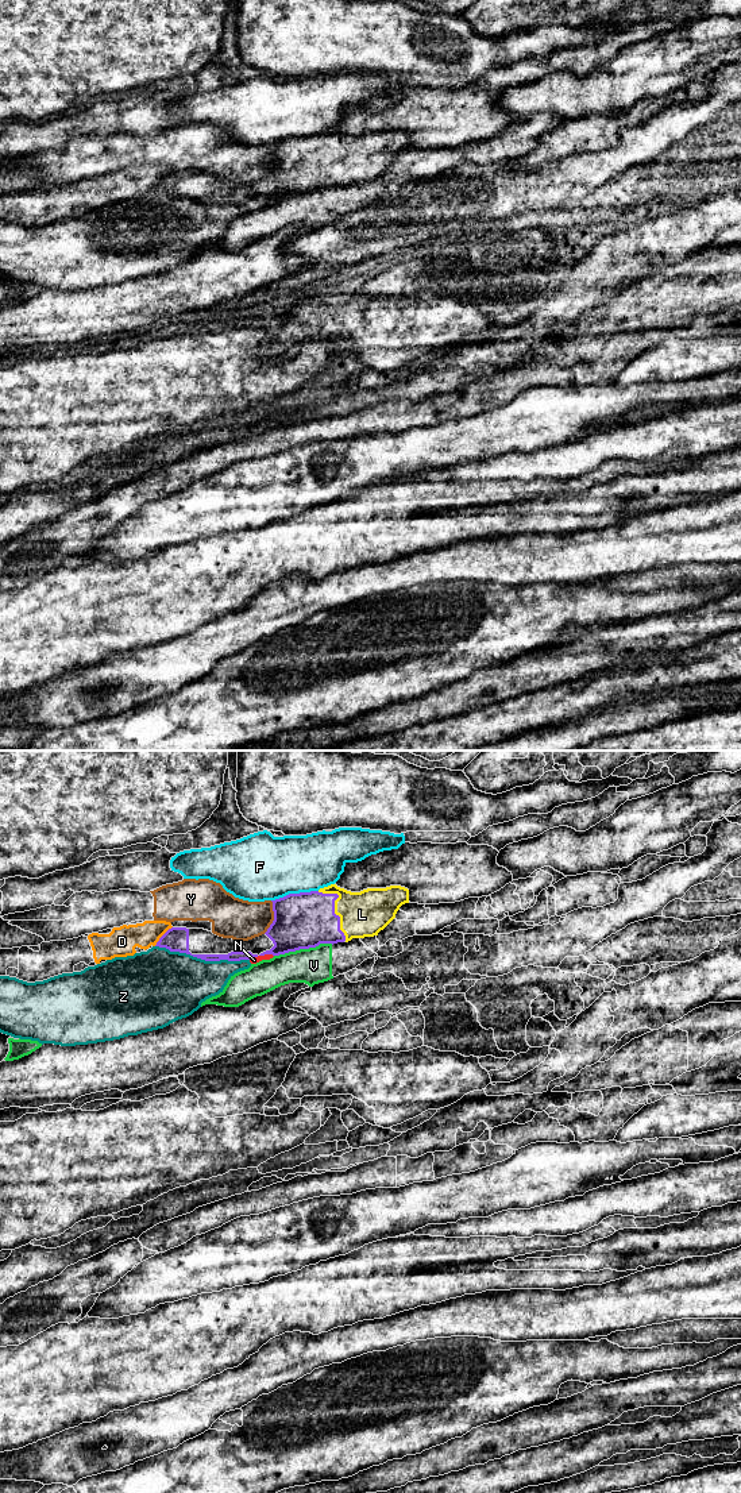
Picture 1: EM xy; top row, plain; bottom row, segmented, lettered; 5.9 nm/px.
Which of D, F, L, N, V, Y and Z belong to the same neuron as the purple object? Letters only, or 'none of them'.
L

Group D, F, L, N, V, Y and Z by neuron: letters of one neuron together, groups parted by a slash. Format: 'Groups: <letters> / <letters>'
Groups: D / F / L / N Z / V / Y

